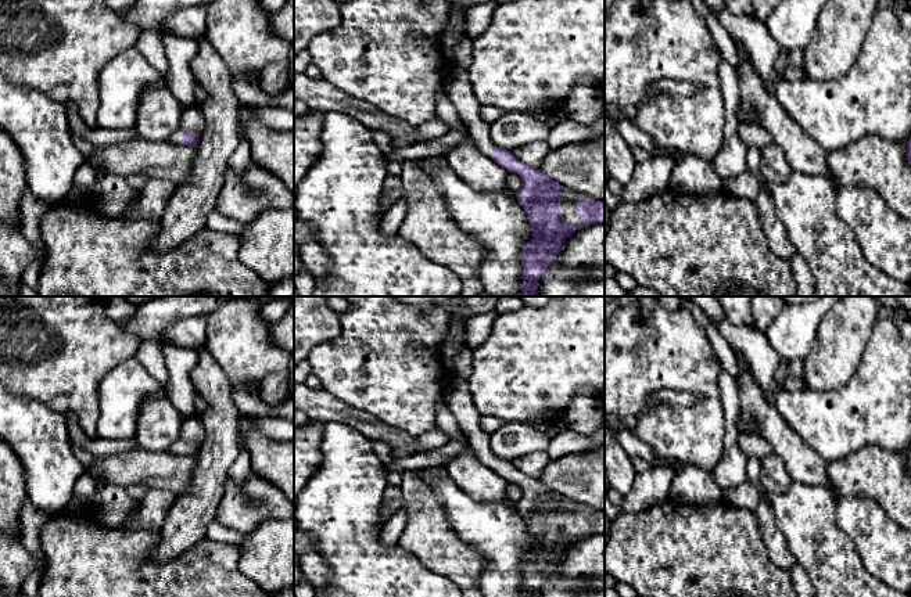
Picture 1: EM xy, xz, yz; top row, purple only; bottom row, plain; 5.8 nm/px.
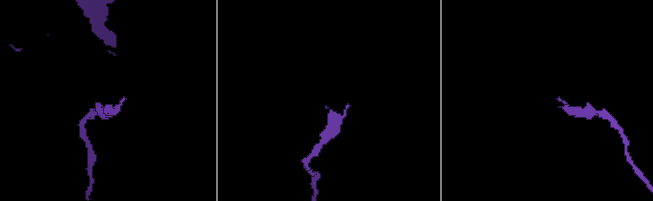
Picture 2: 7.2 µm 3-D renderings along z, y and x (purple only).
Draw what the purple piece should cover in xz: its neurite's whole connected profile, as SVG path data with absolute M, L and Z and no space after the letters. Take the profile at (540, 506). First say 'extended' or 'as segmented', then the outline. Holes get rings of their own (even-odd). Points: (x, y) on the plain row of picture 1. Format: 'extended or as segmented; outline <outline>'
extended; outline M455 378L449 382L444 400L474 456L523 490L514 504L532 536L532 549L521 560L521 597L535 597L535 591L557 569L567 547L580 537L605 533L605 511L570 506L539 479L519 471L510 461L495 457L489 449L489 435L480 427L481 416L473 404L466 380Z

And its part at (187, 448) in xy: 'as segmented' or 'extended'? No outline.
extended

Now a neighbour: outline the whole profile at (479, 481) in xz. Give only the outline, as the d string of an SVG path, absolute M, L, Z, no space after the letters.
M469 445L446 463L446 468L449 478L471 499L477 501L507 500L507 481L481 463Z

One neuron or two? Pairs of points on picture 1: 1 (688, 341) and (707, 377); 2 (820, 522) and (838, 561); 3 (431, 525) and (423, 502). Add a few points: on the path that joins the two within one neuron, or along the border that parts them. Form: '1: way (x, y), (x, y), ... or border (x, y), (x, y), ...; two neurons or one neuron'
1: way (688, 349), (688, 358), (699, 369); one neuron
2: way (821, 532), (827, 538), (828, 551); one neuron
3: way (426, 520), (423, 507); one neuron

